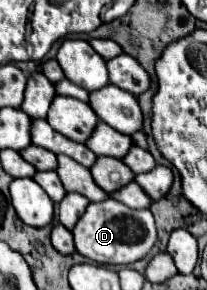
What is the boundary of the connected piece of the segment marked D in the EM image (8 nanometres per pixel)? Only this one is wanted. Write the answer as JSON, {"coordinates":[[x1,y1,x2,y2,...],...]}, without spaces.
{"coordinates":[[105,199,101,203,89,203,87,211,81,215,73,227,75,251,87,259,107,265,129,265,145,257,157,241,155,219,149,209,129,209,115,199]]}

